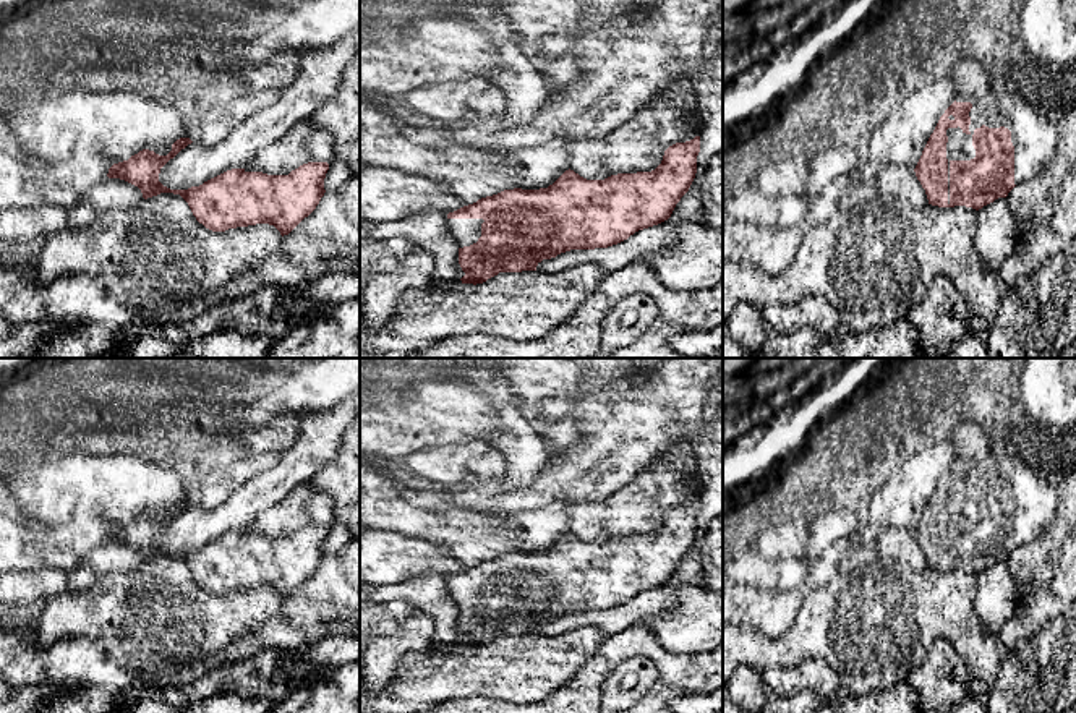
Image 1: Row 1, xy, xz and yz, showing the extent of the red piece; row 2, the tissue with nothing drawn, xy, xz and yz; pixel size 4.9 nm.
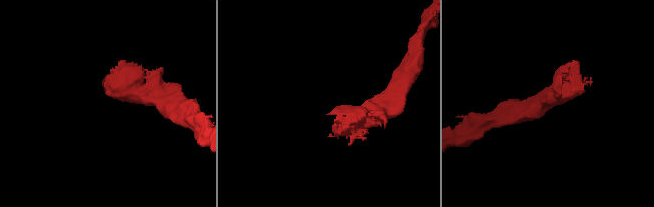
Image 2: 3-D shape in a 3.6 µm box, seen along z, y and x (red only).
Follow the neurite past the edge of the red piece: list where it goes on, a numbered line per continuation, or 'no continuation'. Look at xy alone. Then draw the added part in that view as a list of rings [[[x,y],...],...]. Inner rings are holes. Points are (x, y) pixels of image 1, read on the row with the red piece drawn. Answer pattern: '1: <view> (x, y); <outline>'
no continuation

